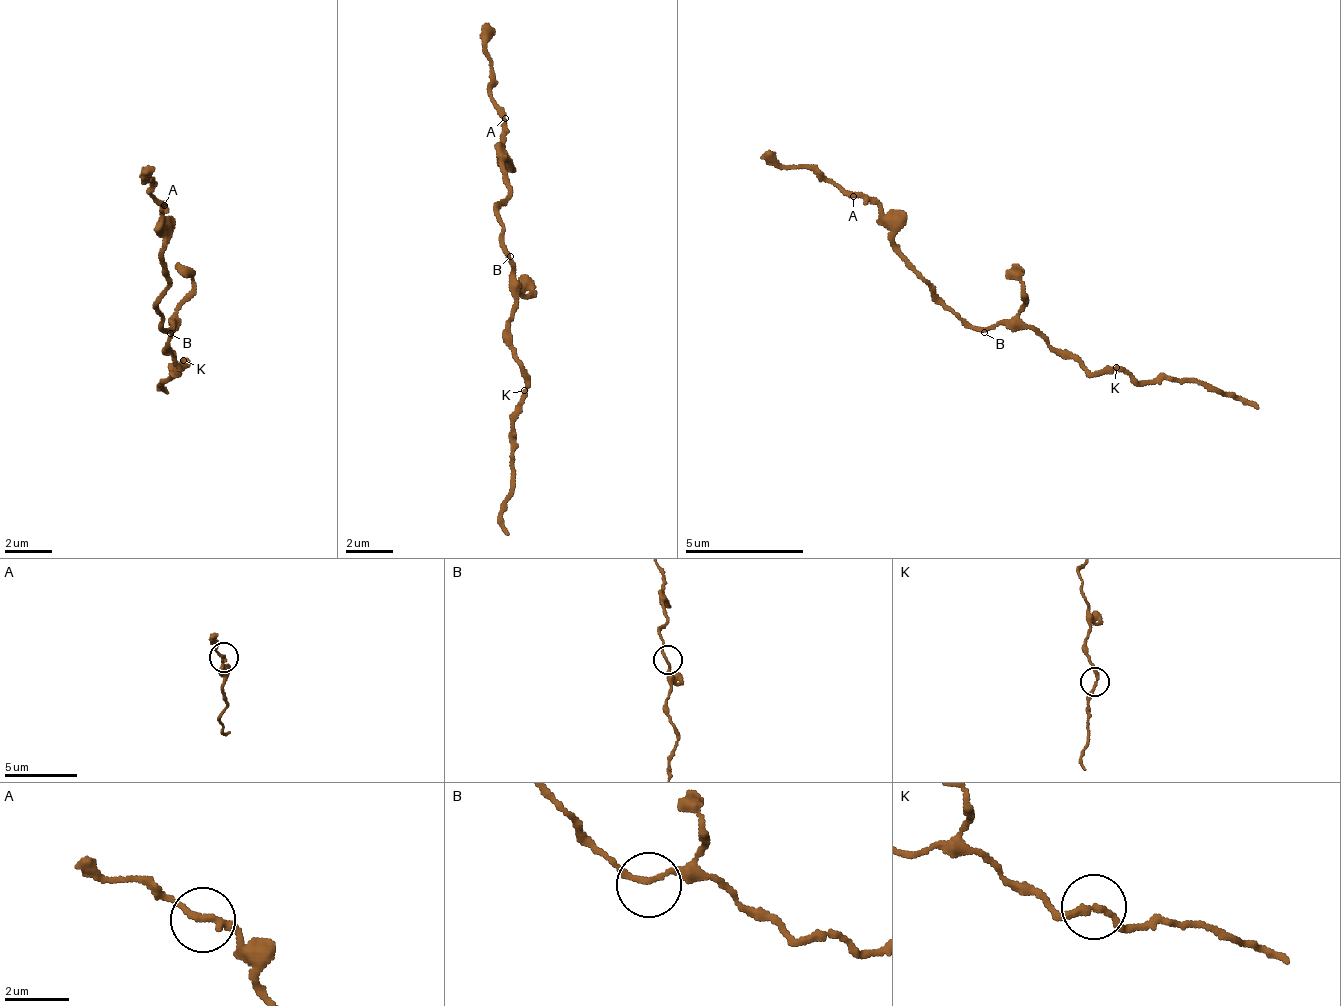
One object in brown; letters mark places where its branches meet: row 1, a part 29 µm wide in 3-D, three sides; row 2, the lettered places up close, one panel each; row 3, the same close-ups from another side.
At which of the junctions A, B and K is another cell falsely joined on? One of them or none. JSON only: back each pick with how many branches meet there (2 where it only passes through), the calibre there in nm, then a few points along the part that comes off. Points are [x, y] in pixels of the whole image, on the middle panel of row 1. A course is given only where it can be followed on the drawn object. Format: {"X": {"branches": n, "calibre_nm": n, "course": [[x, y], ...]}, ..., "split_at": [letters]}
{"split_at": []}

